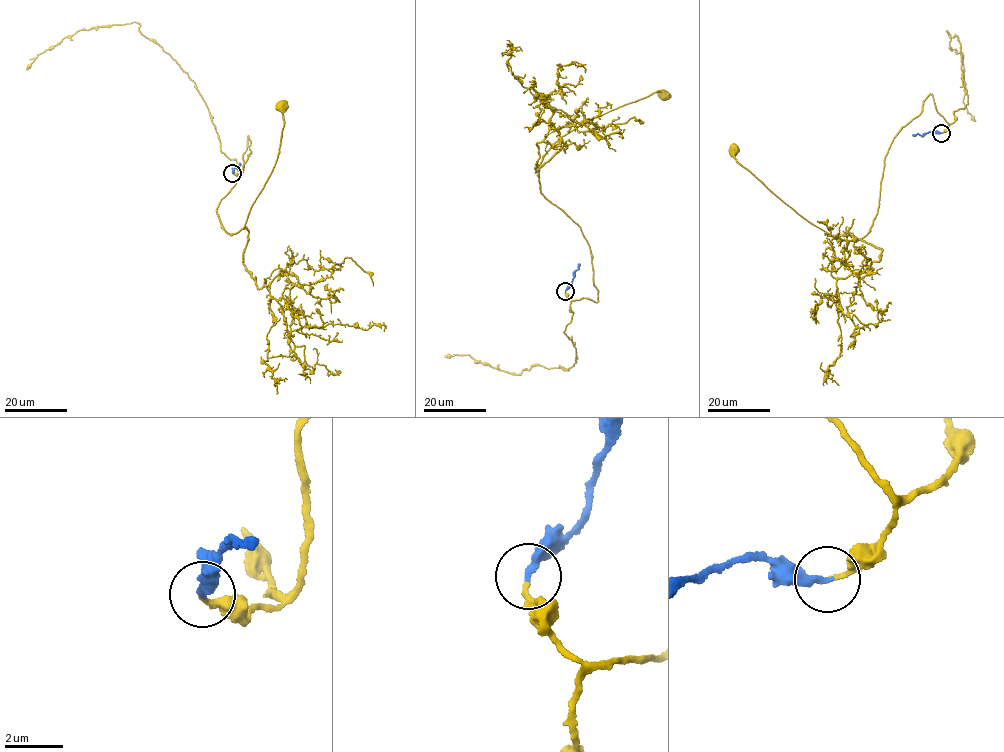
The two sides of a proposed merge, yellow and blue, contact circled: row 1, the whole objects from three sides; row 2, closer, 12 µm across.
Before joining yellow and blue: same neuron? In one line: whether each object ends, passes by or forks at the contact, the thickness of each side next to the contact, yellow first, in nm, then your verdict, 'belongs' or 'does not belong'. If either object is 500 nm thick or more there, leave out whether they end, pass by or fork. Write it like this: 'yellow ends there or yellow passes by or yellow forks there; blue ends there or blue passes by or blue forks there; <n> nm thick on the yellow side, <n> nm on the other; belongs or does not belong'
yellow ends there; blue ends there; 180 nm thick on the yellow side, 320 nm on the other; belongs

